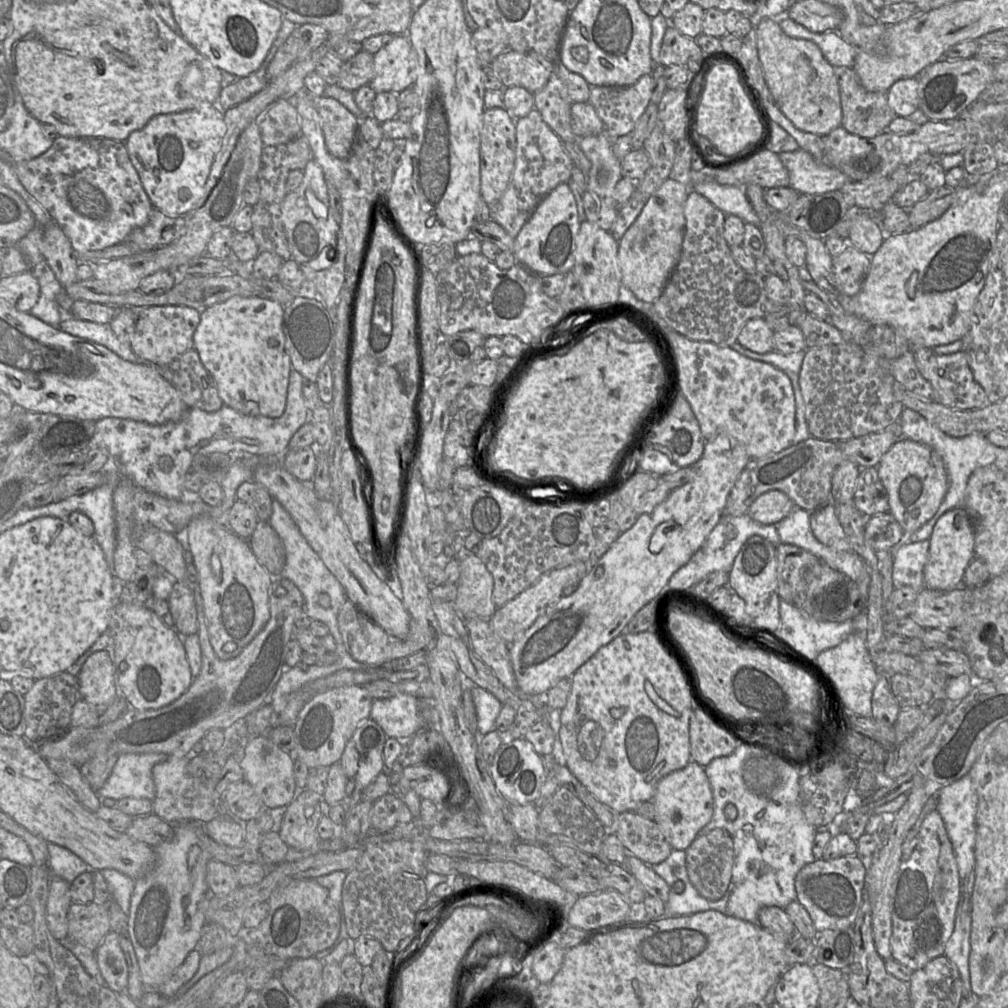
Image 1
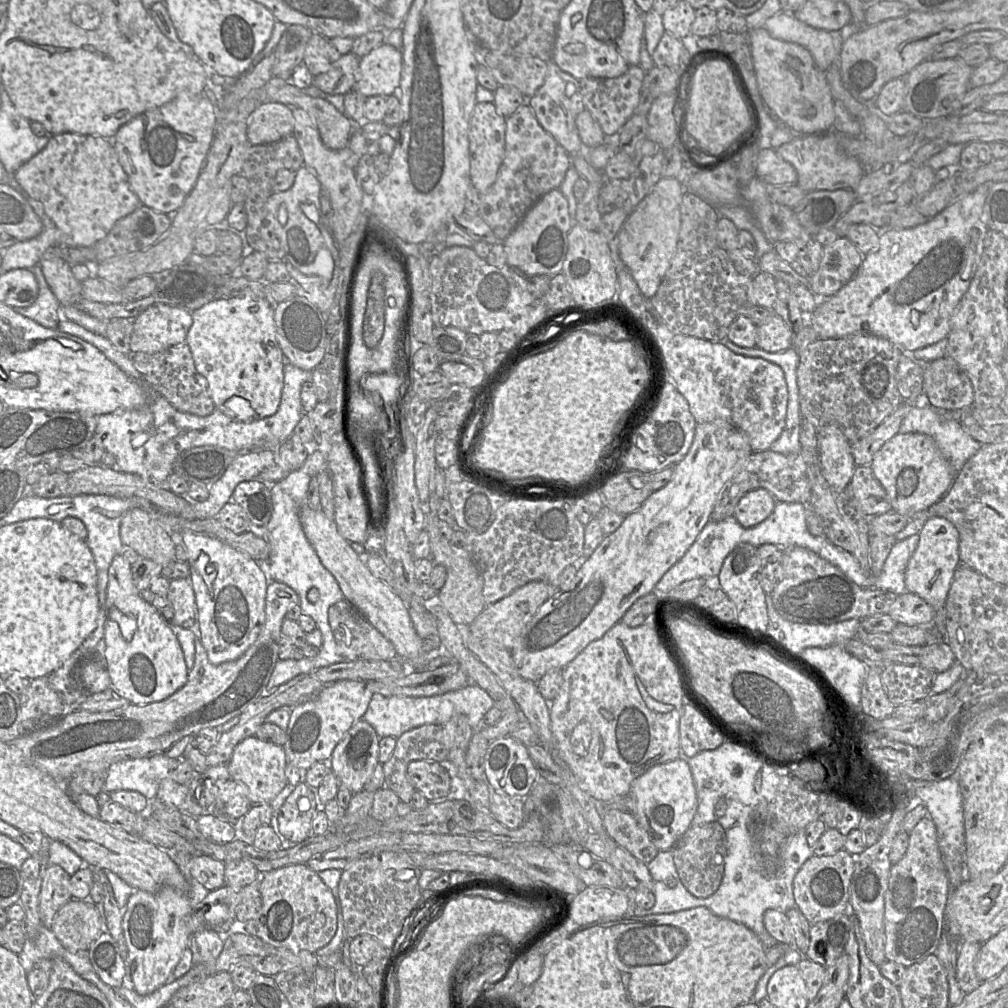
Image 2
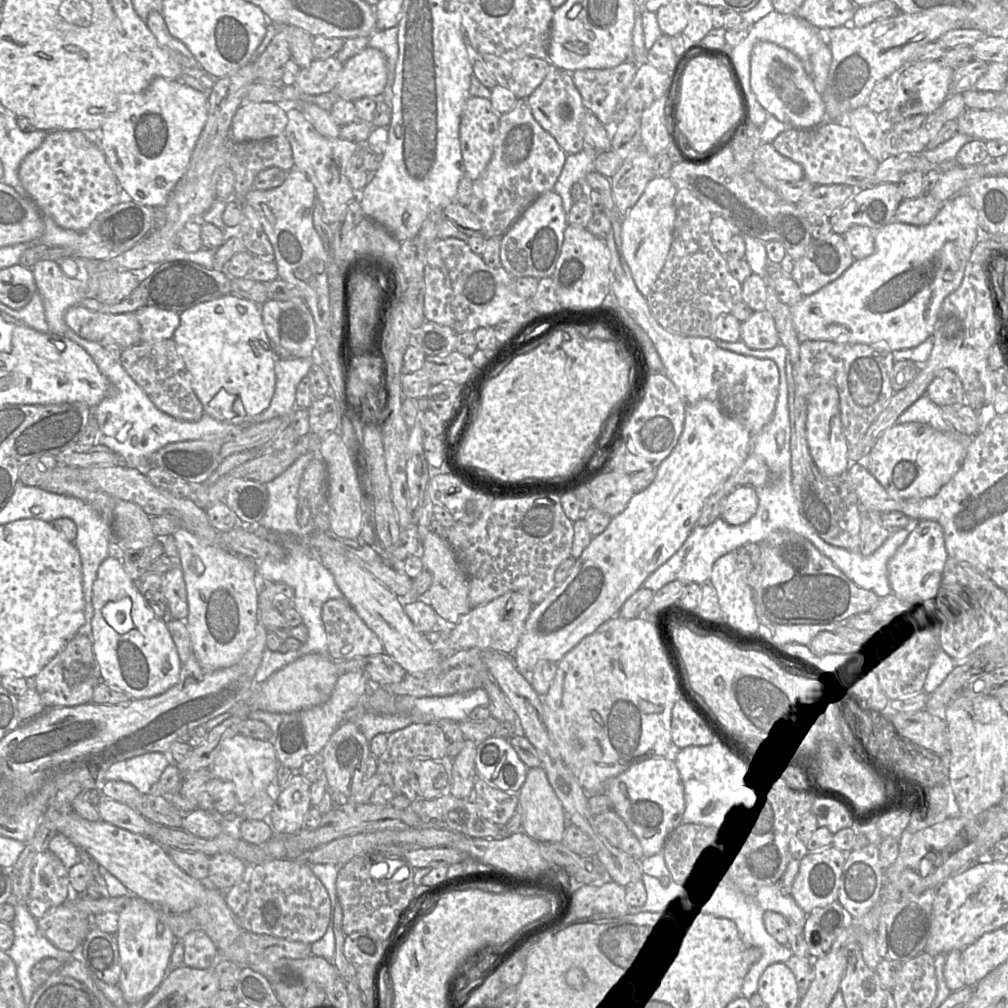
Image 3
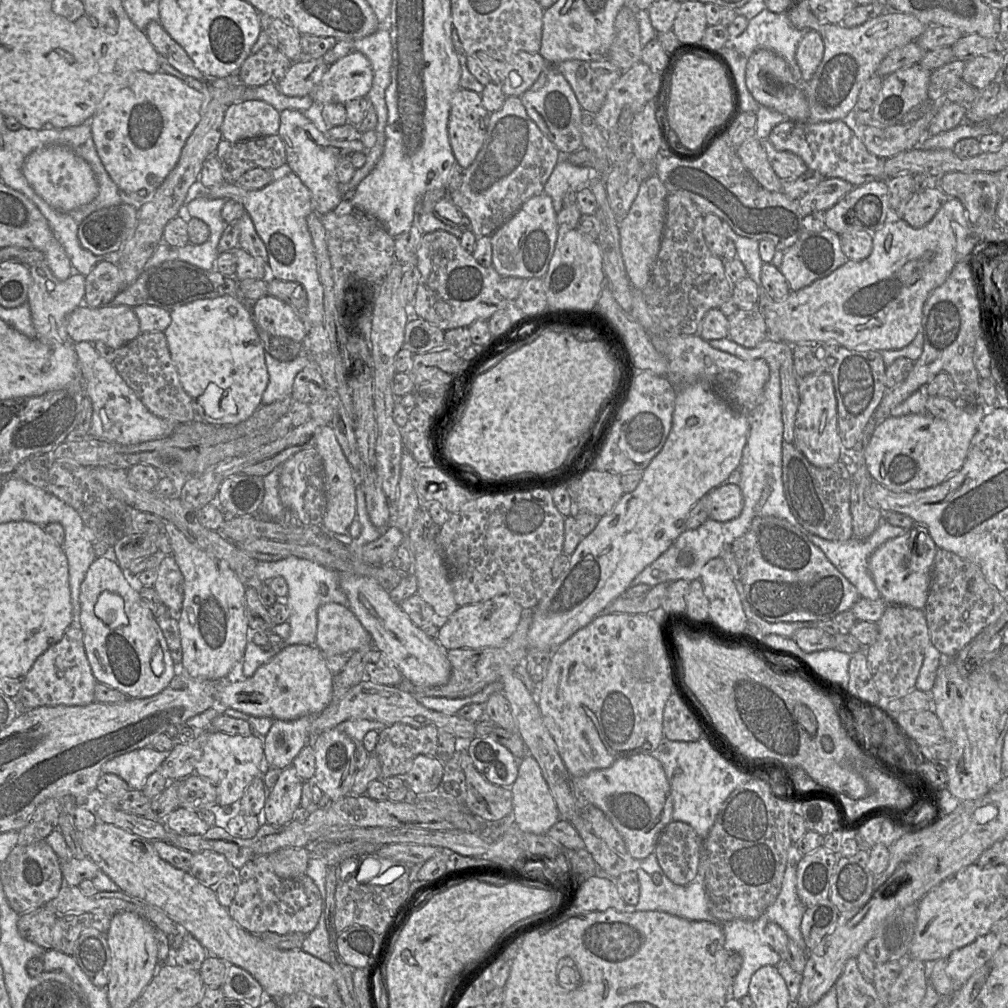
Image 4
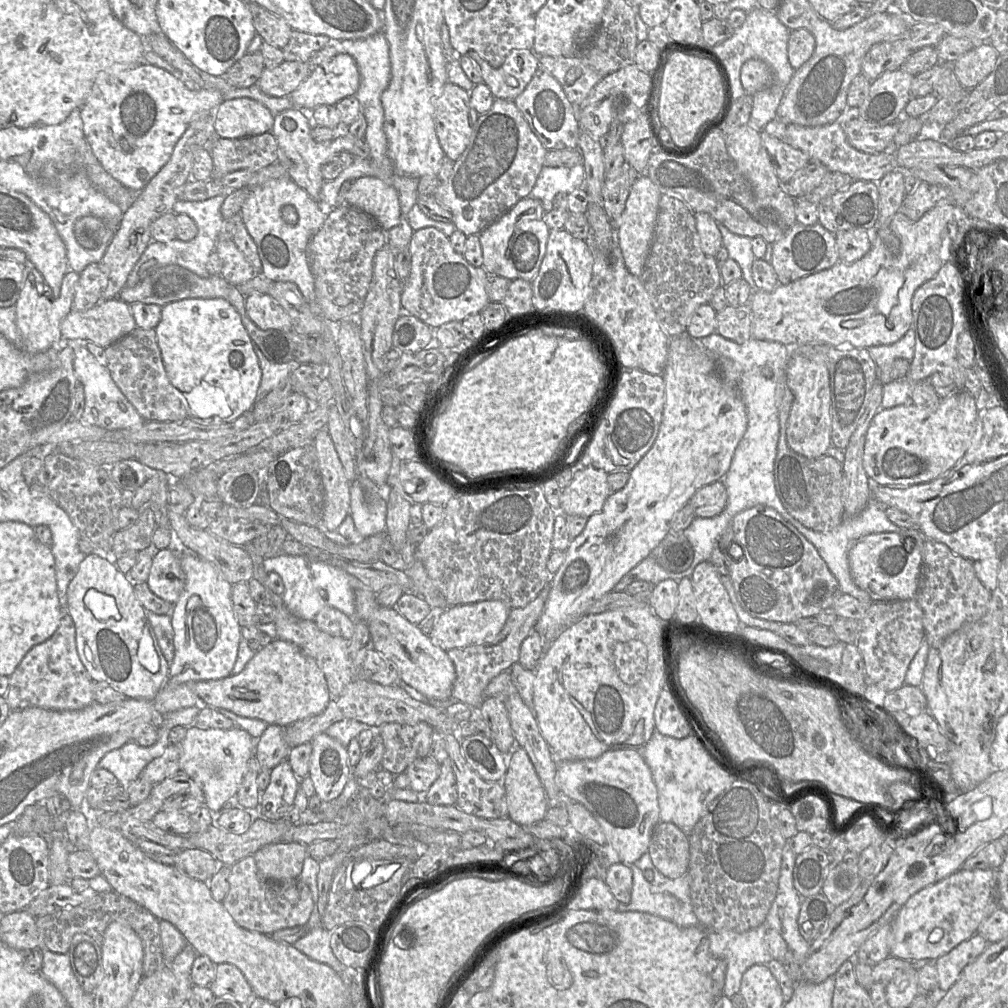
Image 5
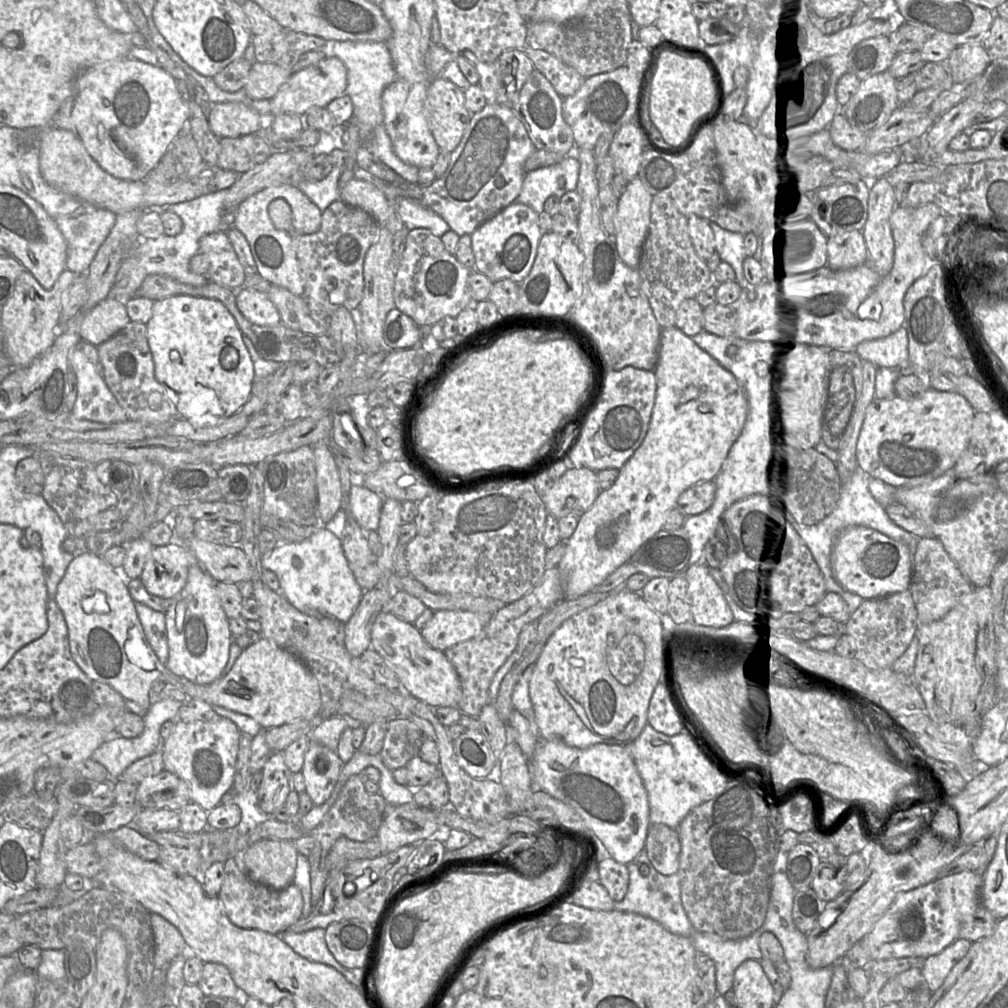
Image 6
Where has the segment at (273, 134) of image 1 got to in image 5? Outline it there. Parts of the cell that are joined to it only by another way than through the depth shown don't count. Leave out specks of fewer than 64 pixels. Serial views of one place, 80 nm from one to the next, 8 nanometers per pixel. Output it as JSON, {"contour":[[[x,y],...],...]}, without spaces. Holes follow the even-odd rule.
{"contour":[[[224,99],[214,109],[216,137],[233,139],[271,132],[274,116],[256,100]]]}

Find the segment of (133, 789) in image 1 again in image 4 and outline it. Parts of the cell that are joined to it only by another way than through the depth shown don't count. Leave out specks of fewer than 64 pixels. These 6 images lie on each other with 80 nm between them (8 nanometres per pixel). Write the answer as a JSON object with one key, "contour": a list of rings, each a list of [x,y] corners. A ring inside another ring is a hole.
{"contour":[[[151,747],[133,750],[107,761],[102,772],[119,776],[131,789],[142,790],[148,776],[159,769],[168,753]]]}

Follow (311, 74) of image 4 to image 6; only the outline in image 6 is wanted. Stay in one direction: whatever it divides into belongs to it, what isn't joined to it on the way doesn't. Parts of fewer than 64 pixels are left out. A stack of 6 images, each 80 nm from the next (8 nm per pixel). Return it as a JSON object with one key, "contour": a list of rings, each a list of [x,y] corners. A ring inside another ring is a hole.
{"contour":[[[254,60],[243,90],[249,98],[273,98],[281,86],[287,82],[293,70],[284,69],[274,63],[262,63]]]}

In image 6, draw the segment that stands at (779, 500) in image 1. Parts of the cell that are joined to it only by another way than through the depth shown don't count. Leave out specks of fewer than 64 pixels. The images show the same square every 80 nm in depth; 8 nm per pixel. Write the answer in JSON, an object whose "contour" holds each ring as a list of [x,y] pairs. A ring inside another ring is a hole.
{"contour":[[[714,481],[694,485],[680,494],[675,508],[686,518],[703,513],[713,504],[716,493]]]}

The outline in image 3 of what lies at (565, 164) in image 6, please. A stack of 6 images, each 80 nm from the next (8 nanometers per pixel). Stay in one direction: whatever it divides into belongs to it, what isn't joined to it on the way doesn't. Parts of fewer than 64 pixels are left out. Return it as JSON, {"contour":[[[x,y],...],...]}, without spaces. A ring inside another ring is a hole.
{"contour":[[[586,148],[577,154],[568,154],[562,172],[558,177],[553,190],[562,199],[563,209],[566,213],[573,206],[571,198],[571,188],[575,183],[584,180],[586,175],[595,170],[595,158],[597,153],[590,148]]]}

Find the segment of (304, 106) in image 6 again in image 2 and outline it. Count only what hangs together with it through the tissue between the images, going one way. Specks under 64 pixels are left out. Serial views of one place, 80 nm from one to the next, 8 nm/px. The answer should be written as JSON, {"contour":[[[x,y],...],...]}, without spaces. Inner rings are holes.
{"contour":[[[381,43],[360,57],[358,78],[352,90],[365,97],[390,96],[399,89],[401,69],[401,50]]]}

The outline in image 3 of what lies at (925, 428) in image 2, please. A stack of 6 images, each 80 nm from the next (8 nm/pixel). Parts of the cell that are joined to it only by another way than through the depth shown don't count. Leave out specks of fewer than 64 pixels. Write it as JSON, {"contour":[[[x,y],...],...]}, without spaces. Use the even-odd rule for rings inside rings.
{"contour":[[[923,394],[917,401],[908,407],[897,419],[898,424],[917,422],[929,425],[932,428],[944,432],[956,432],[943,418],[941,407]]]}

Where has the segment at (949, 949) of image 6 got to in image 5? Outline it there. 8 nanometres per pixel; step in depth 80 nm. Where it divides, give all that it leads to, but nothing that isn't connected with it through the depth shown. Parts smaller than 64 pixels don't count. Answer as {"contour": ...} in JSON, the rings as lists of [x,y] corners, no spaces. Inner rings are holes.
{"contour":[[[976,933],[938,957],[934,962],[938,973],[938,990],[946,992],[957,981],[964,967],[974,961],[988,945],[989,942]]]}

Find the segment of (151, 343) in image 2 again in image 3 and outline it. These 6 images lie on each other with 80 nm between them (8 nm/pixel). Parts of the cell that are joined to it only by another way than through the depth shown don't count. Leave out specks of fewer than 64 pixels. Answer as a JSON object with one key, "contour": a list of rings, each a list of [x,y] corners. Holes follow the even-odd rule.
{"contour":[[[143,307],[134,314],[141,327],[143,342],[172,339],[180,324],[179,313],[156,307]]]}

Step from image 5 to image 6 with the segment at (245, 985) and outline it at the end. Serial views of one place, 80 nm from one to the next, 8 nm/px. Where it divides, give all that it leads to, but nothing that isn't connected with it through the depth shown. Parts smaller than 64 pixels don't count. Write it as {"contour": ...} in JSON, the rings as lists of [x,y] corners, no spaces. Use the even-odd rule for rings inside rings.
{"contour":[[[206,962],[202,978],[197,985],[205,996],[235,1000],[241,1006],[249,998],[244,991],[236,986],[227,967],[219,963]]]}

